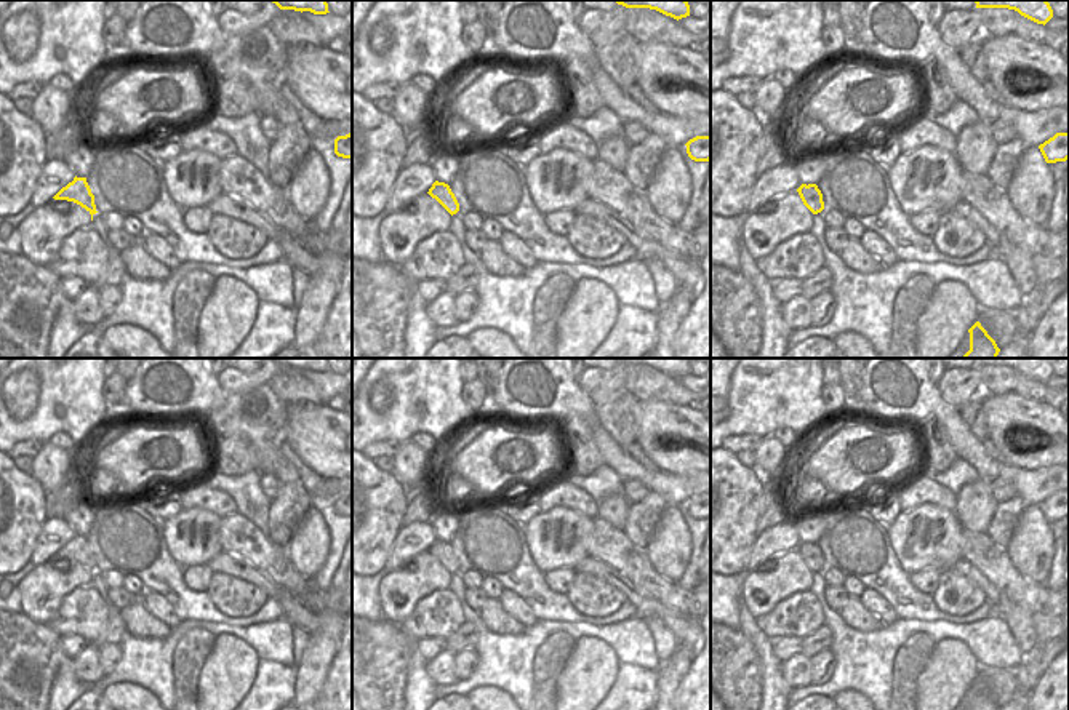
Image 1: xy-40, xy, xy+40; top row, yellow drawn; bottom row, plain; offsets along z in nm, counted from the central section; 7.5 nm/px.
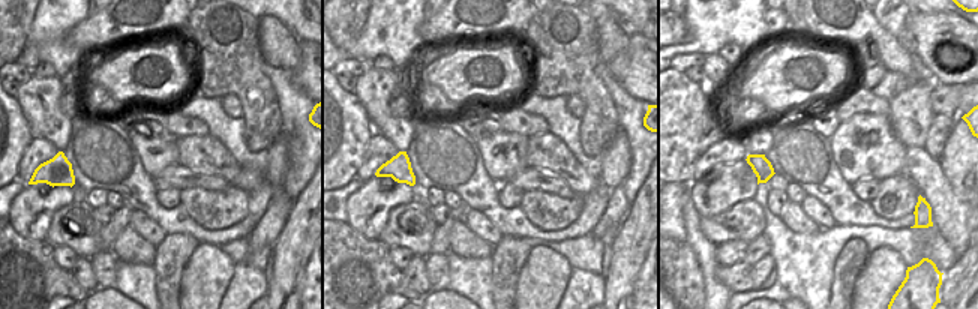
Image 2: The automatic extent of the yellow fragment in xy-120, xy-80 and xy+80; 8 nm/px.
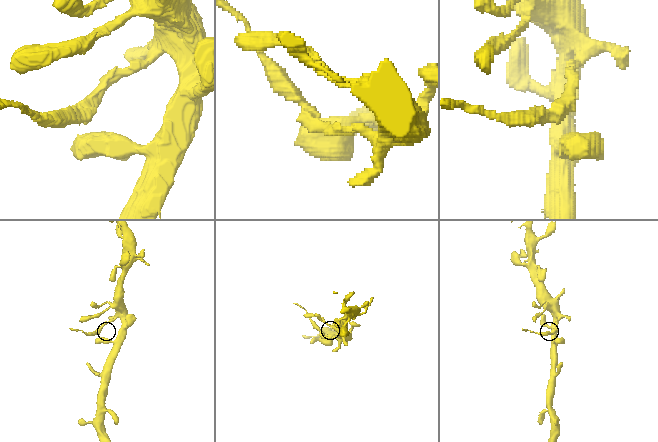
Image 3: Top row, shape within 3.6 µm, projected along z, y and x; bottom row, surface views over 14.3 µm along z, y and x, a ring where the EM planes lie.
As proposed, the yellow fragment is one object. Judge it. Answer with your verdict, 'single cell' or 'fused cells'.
fused cells

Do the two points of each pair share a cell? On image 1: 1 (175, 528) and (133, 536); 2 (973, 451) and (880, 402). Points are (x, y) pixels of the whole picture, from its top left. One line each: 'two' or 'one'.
1: two
2: one

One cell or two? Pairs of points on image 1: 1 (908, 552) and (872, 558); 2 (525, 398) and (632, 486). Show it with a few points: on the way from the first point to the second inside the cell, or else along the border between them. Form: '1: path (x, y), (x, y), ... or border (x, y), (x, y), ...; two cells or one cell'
1: border (888, 525), (888, 542), (893, 555), (909, 574); two cells
2: border (621, 478), (637, 478), (650, 490); two cells

